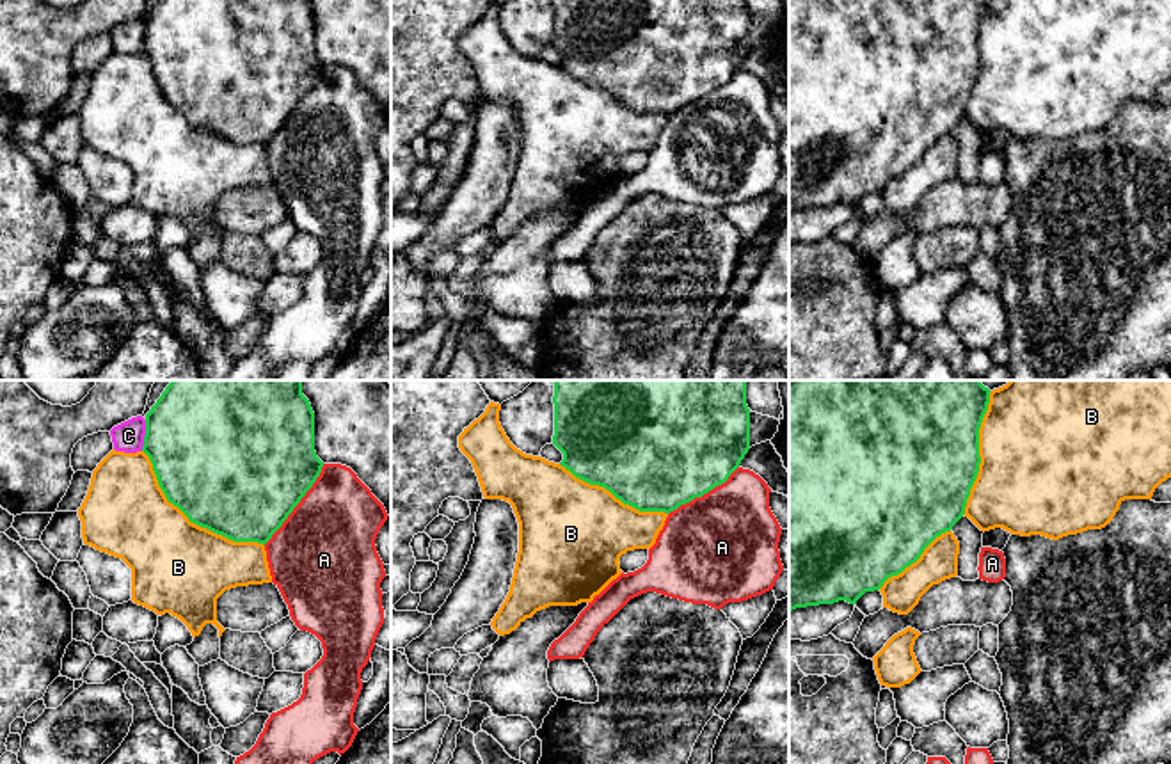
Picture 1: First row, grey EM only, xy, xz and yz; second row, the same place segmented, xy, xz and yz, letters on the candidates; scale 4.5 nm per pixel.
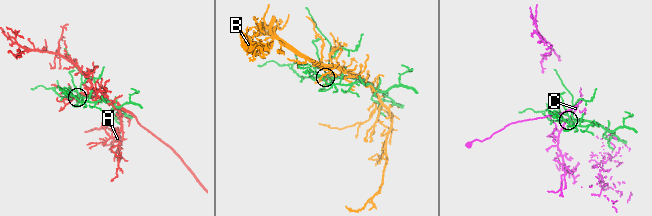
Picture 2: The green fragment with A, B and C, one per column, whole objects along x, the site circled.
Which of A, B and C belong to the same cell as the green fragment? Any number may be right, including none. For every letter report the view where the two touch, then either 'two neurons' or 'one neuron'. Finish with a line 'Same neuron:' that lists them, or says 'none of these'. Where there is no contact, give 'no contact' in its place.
A: meets green in xy; two neurons
B: meets green in xy; two neurons
C: meets green in xy; two neurons
Same neuron: none of these

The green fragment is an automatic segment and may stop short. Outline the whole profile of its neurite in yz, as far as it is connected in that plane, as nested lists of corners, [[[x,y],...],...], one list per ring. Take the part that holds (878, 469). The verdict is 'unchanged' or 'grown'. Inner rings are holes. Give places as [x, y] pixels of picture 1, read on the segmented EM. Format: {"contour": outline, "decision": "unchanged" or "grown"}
{"contour": [[[789,380],[789,611],[839,601],[856,604],[865,592],[880,590],[888,577],[901,574],[915,563],[936,537],[952,529],[965,513],[970,489],[979,473],[979,428],[988,410],[990,393],[981,380]]], "decision": "unchanged"}

